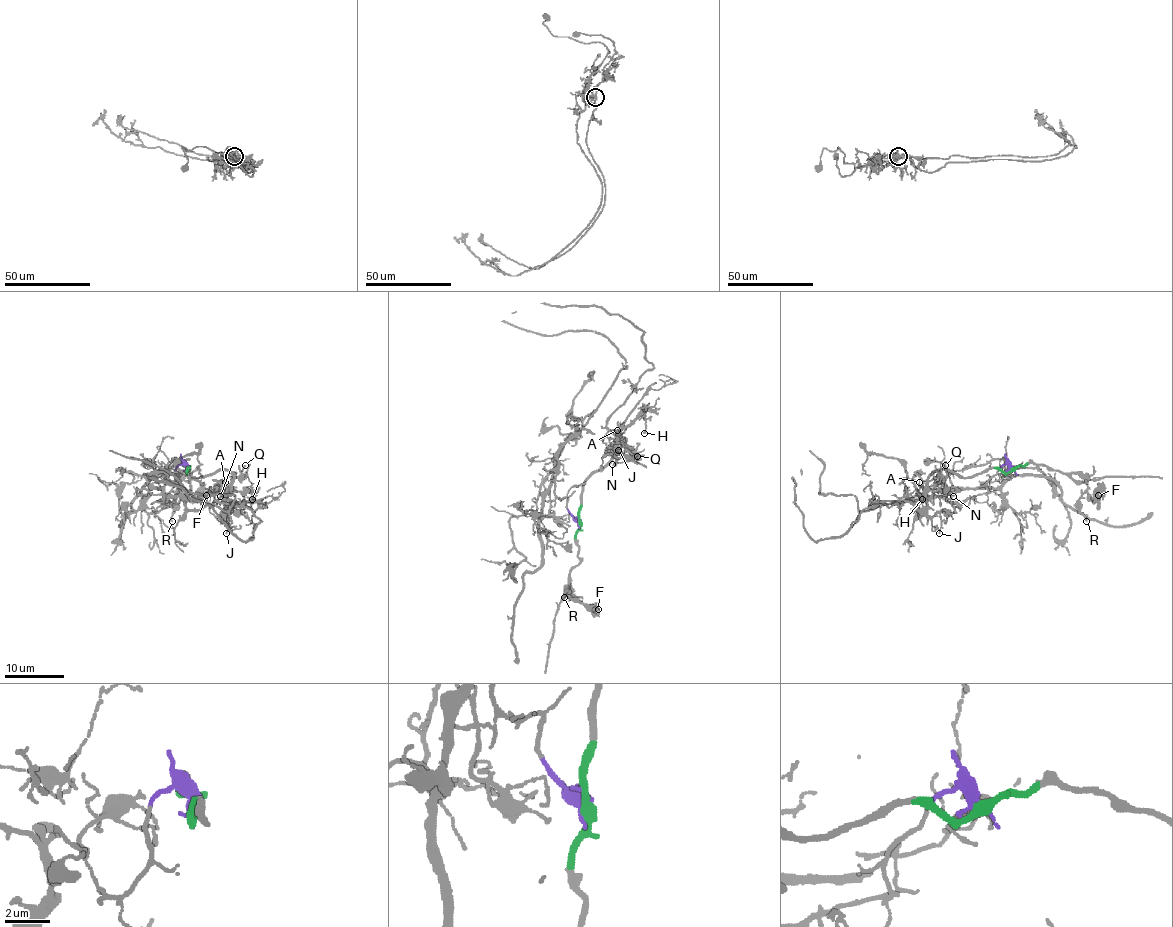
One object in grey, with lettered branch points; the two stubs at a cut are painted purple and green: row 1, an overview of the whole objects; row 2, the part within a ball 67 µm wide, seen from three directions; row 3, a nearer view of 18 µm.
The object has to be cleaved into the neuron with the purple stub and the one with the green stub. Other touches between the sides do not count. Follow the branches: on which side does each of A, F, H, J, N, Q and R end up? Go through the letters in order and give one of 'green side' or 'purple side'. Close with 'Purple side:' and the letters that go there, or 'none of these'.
A: green side
F: green side
H: green side
J: green side
N: green side
Q: green side
R: green side
Purple side: none of these

